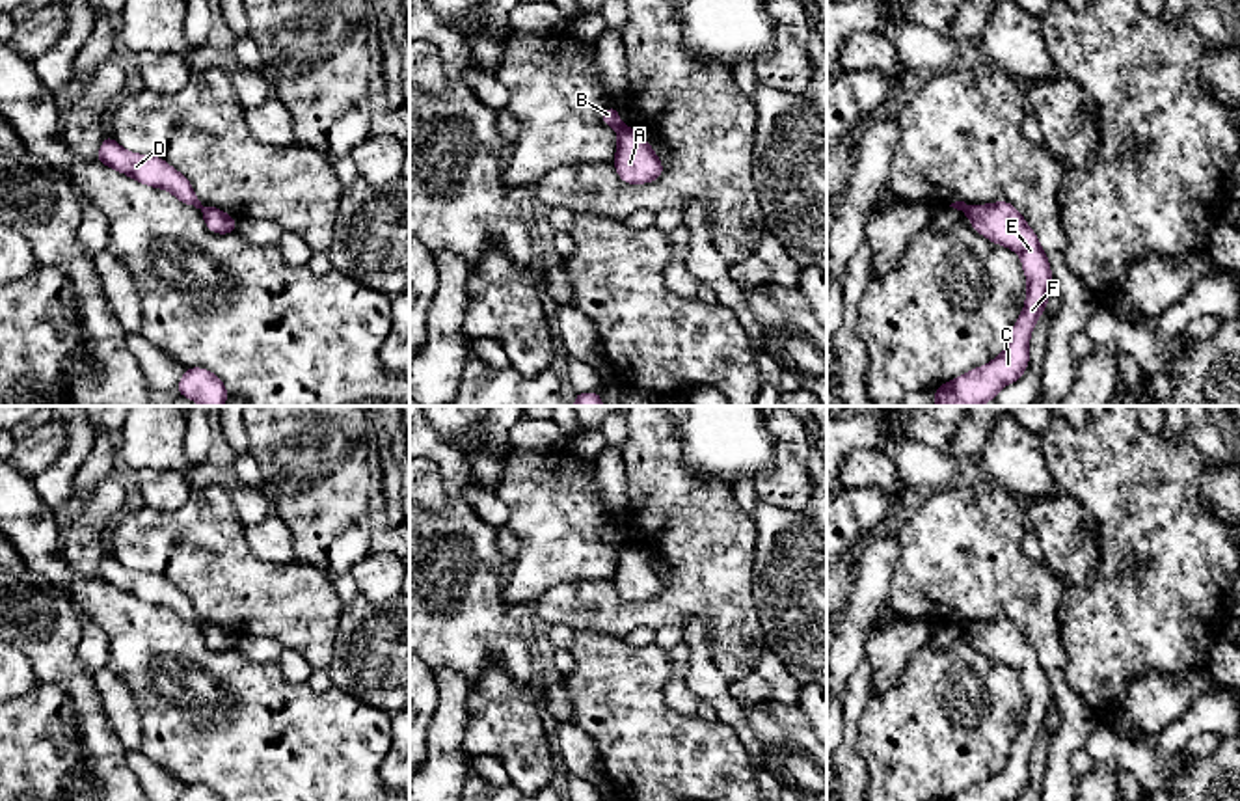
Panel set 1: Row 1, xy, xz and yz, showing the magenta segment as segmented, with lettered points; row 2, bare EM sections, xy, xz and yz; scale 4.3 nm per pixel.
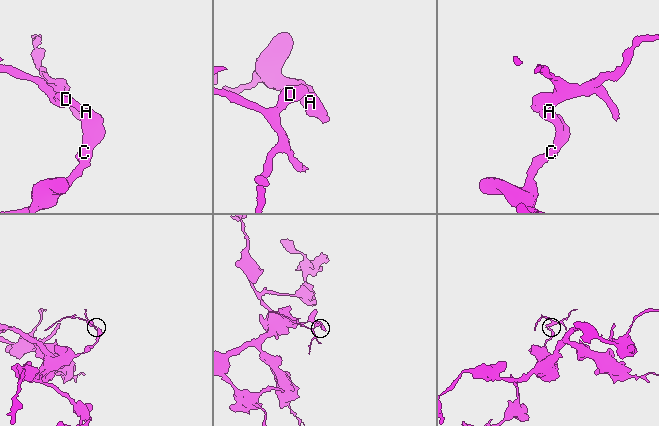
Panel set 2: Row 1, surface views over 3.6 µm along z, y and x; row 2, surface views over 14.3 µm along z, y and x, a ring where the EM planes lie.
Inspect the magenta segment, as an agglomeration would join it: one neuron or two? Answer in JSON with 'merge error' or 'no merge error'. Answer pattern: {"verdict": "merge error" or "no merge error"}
{"verdict": "merge error"}

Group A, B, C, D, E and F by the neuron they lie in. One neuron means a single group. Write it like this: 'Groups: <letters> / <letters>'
Groups: A C E F / B D

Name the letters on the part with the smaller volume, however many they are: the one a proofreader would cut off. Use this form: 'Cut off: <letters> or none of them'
Cut off: B, D

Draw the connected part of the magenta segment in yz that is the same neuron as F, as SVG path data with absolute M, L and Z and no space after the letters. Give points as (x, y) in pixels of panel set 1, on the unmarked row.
M1009 618L974 622L964 630L970 643L994 661L1015 667L1026 691L1026 721L1020 728L1004 769L948 801L1015 801L1030 779L1030 753L1043 732L1054 704L1048 672L1024 633Z

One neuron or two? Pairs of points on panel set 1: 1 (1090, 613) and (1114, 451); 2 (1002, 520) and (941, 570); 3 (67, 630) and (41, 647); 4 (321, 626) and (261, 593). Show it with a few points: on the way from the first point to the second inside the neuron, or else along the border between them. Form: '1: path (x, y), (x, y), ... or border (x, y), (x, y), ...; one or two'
1: path (1114, 572), (1116, 492); one
2: path (987, 535), (956, 561); one
3: path (62, 630), (47, 643); one
4: path (306, 615), (295, 604), (276, 600); one

